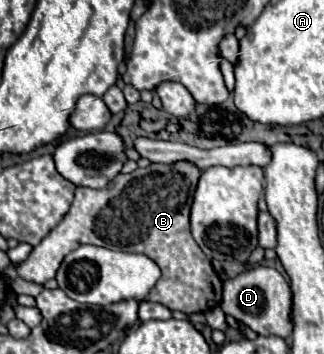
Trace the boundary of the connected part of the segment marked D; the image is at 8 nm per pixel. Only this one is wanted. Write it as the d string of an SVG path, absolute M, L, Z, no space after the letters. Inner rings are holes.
M256 266L252 270L238 274L234 280L224 282L220 308L224 310L224 314L230 314L236 320L244 322L260 336L274 334L280 338L288 338L294 328L294 322L290 316L290 304L292 304L292 292L286 278L274 268Z

